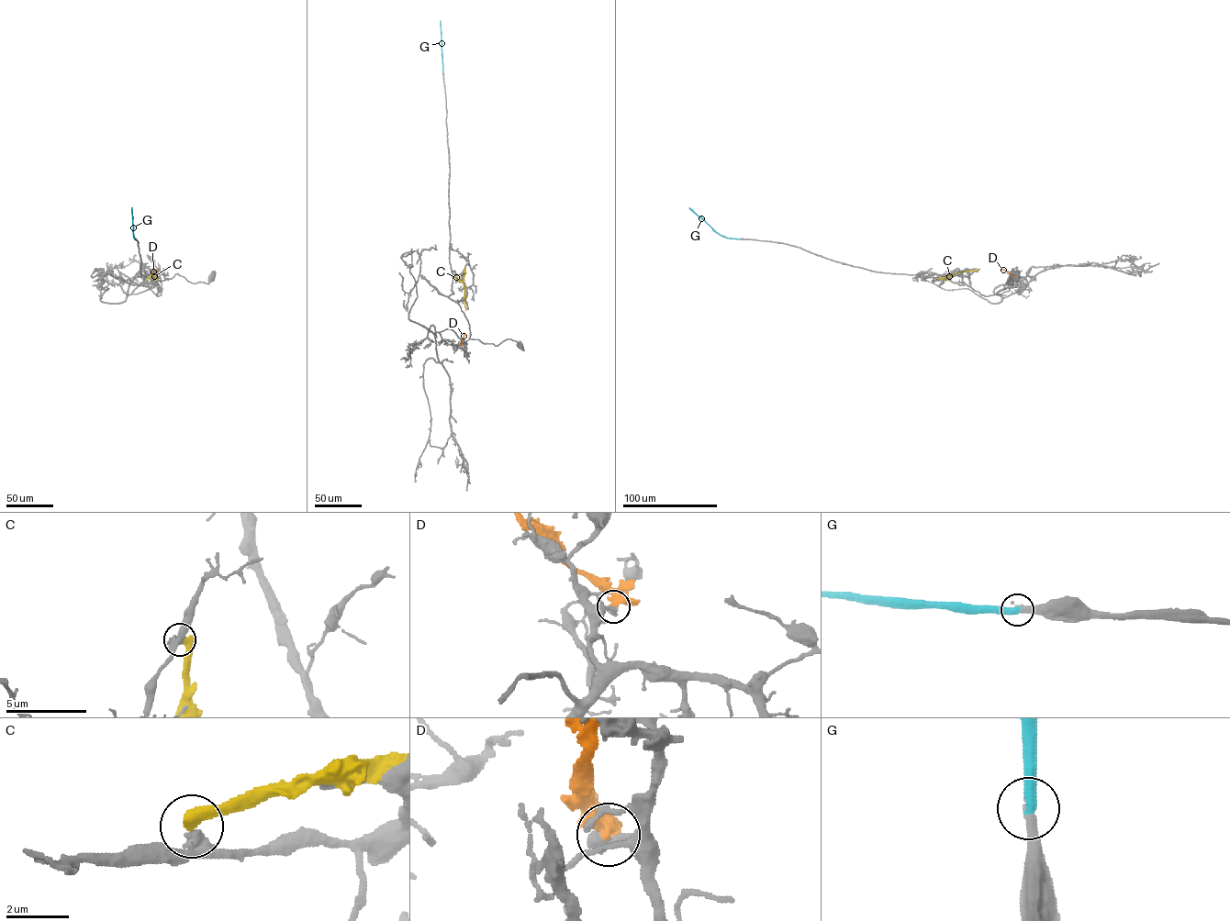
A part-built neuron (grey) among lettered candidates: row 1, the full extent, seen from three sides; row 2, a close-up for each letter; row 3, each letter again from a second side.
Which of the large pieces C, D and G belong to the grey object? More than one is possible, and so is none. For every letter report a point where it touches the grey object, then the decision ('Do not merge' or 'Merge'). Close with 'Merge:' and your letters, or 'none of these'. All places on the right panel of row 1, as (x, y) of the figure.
C: Touches grey at (936, 280). Do not merge
D: Touches grey at (1012, 277). Do not merge
G: Touches grey at (739, 238). Merge
Merge: G

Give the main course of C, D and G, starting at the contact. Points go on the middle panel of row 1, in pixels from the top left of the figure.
C: (464, 268), (465, 310)
D: (463, 344), (464, 332)
G: (442, 71), (441, 21)

